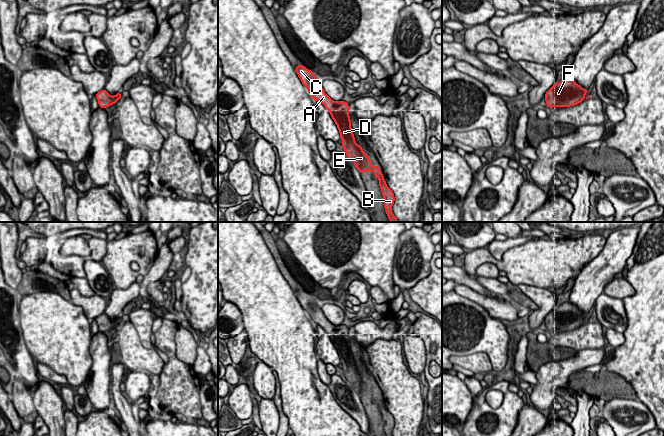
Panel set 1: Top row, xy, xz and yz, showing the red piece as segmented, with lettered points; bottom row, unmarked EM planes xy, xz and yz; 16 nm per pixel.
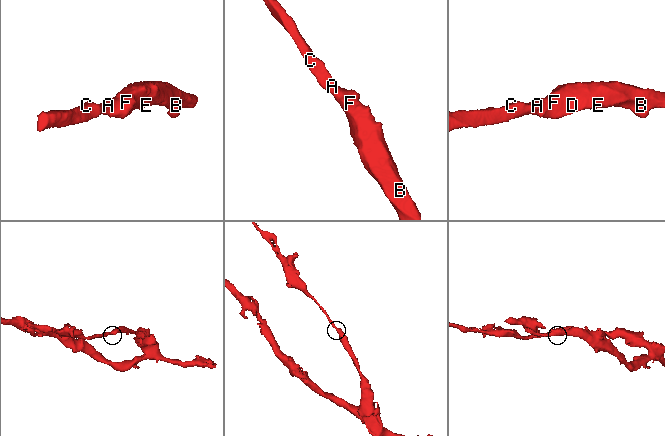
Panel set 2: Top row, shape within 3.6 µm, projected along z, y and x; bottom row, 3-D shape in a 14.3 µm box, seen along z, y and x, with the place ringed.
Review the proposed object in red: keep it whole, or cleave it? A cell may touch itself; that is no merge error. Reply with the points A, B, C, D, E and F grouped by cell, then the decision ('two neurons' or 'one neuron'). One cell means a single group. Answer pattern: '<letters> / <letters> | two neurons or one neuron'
A B C D E F | one neuron

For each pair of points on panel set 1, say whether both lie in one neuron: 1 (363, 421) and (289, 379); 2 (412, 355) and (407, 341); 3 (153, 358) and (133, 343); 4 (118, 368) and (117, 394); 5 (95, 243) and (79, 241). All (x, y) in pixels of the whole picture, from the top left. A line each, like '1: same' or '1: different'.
1: different
2: same
3: same
4: same
5: different

